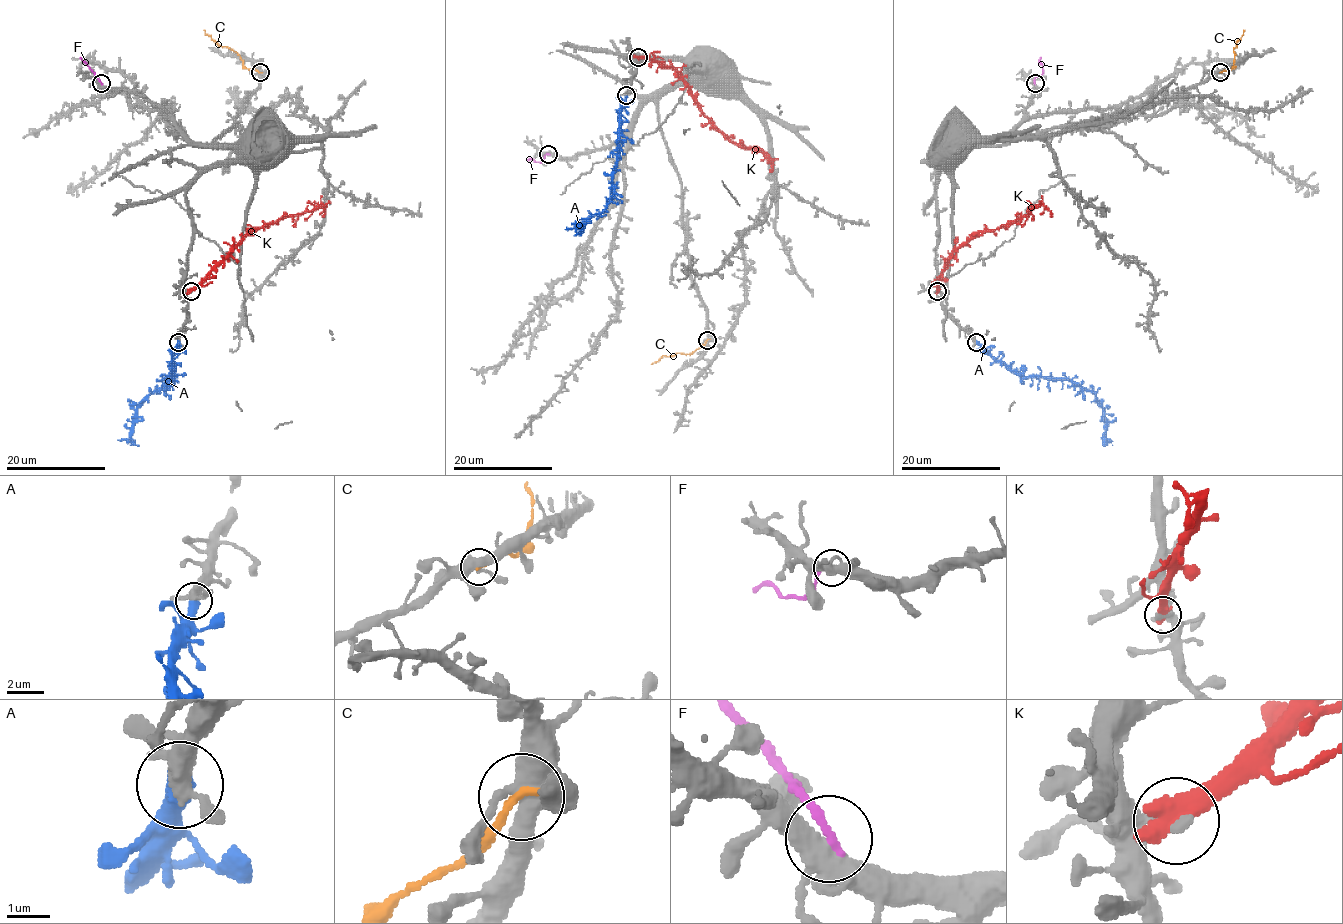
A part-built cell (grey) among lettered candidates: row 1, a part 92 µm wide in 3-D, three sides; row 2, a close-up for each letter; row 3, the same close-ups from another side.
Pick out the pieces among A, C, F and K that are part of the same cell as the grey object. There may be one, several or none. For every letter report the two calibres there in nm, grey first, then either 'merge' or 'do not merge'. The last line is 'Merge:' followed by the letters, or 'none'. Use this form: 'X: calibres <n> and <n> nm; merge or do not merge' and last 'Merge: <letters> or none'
A: calibres 320 and 500 nm; merge
C: calibres 440 and 200 nm; do not merge
F: calibres 400 and 220 nm; do not merge
K: calibres 240 and 600 nm; do not merge
Merge: A

